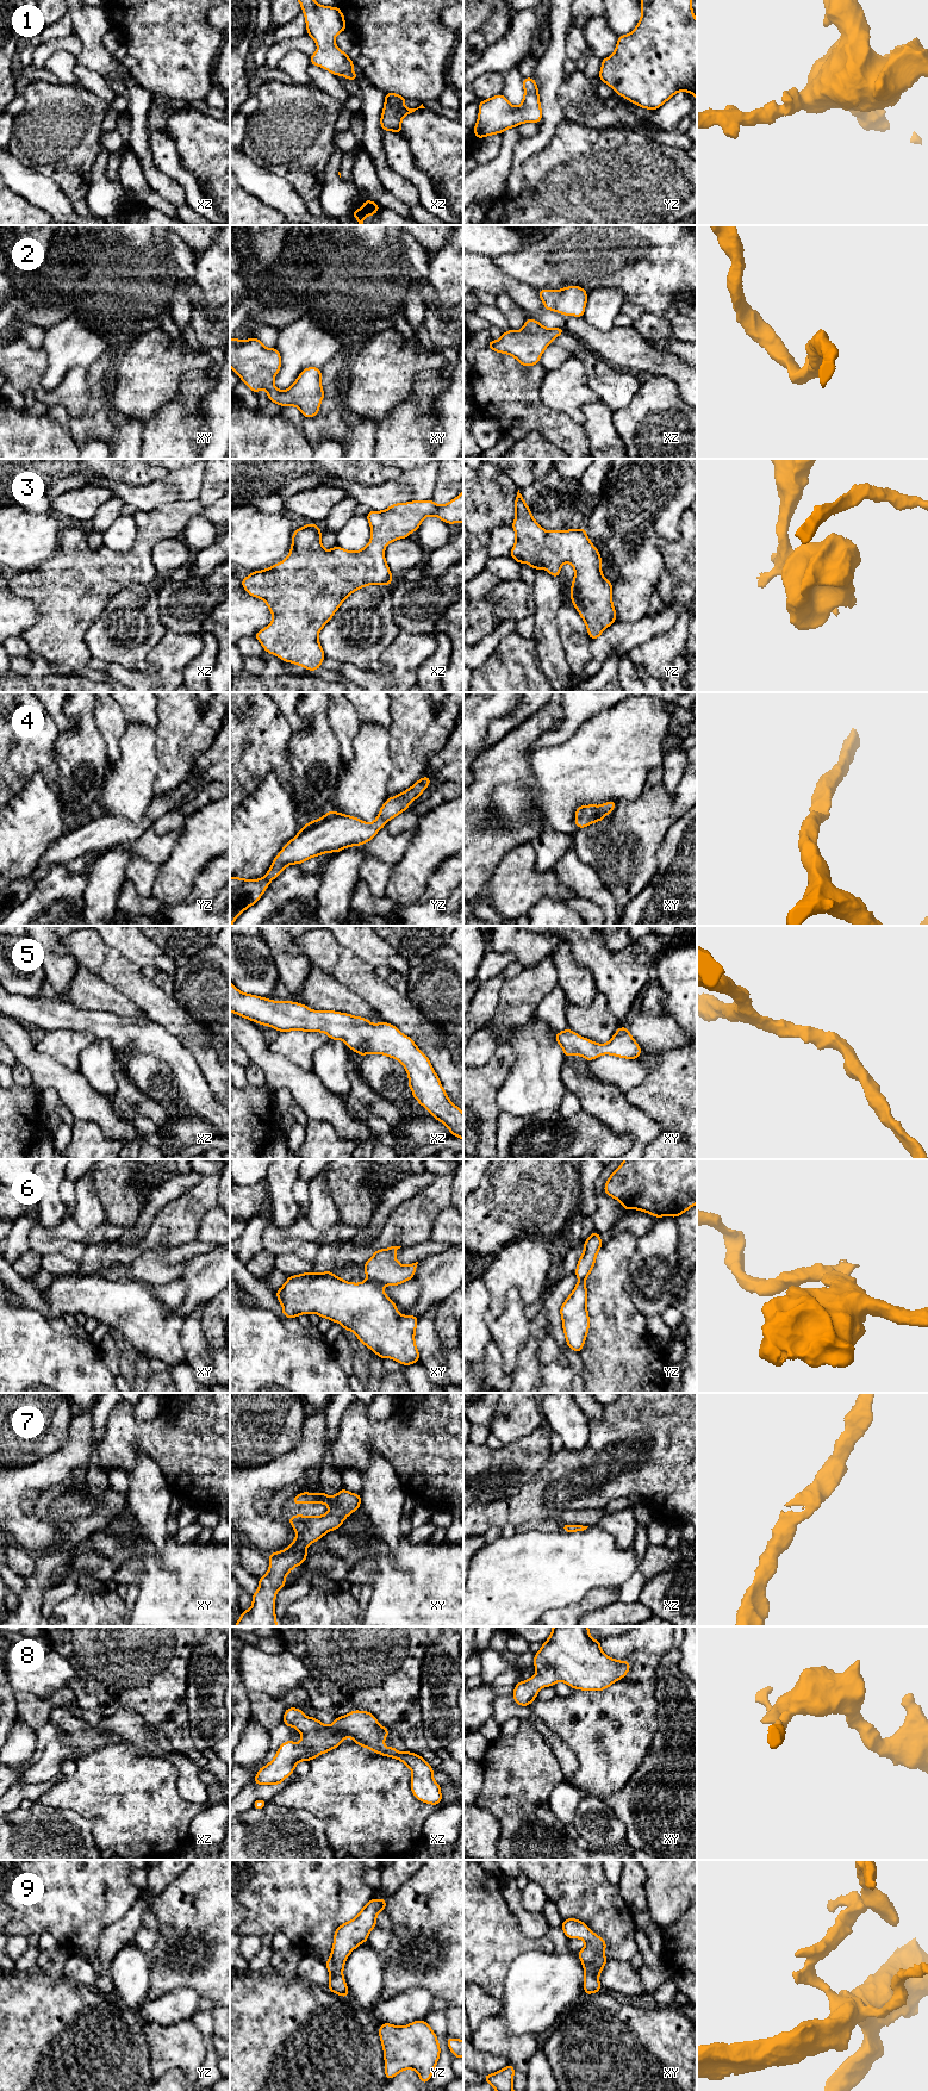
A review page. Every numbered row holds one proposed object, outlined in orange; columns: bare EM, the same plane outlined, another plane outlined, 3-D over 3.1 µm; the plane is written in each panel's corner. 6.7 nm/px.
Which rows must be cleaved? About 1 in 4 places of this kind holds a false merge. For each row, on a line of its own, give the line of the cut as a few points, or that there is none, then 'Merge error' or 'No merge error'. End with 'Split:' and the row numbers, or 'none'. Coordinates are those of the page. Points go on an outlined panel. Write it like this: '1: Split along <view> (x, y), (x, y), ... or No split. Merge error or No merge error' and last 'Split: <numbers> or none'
1: No split. No merge error
2: No split. No merge error
3: No split. No merge error
4: No split. No merge error
5: No split. No merge error
6: Split along xy (368, 1277), (380, 1286). Merge error
7: No split. No merge error
8: No split. No merge error
9: No split. No merge error
Split: 6

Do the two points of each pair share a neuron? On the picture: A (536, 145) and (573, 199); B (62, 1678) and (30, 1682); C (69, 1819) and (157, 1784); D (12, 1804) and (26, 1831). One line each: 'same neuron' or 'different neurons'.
A: different neurons
B: same neuron
C: different neurons
D: different neurons

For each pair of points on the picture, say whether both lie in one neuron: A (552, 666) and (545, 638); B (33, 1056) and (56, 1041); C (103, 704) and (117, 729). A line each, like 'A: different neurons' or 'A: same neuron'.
A: same neuron
B: different neurons
C: same neuron

